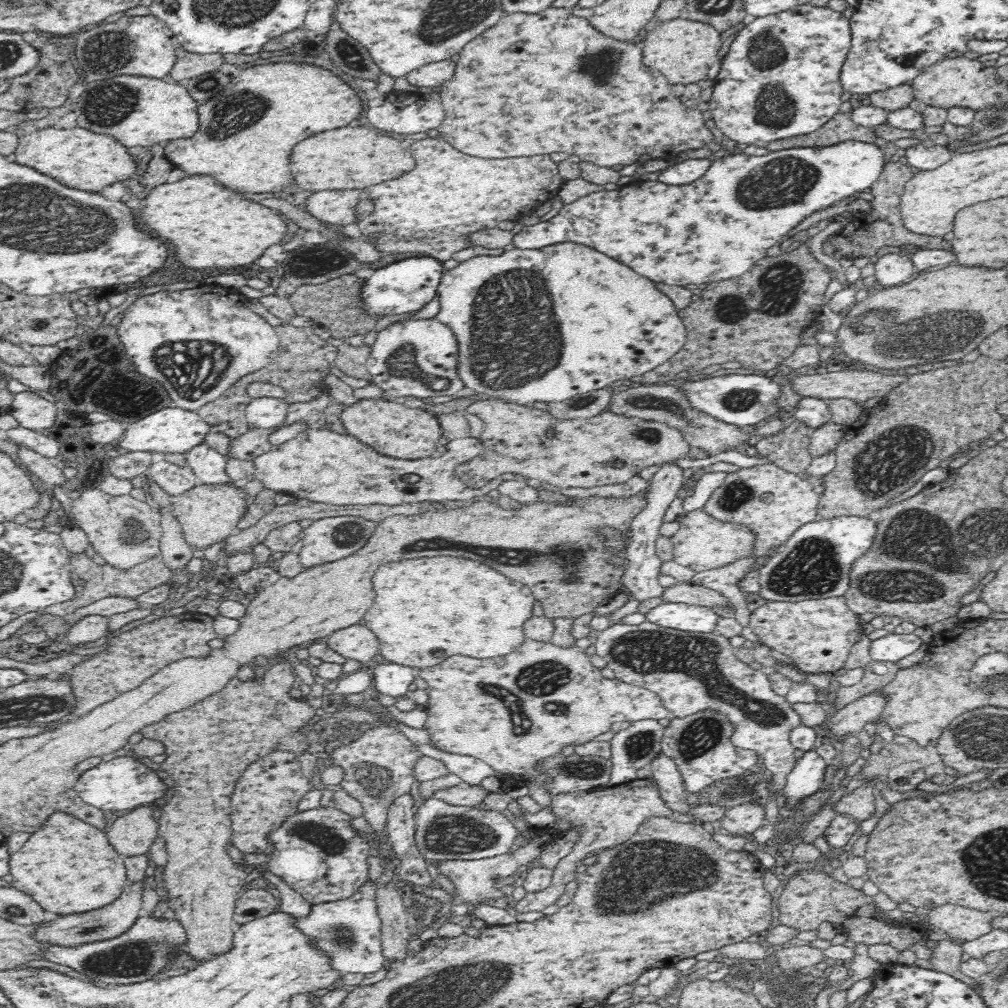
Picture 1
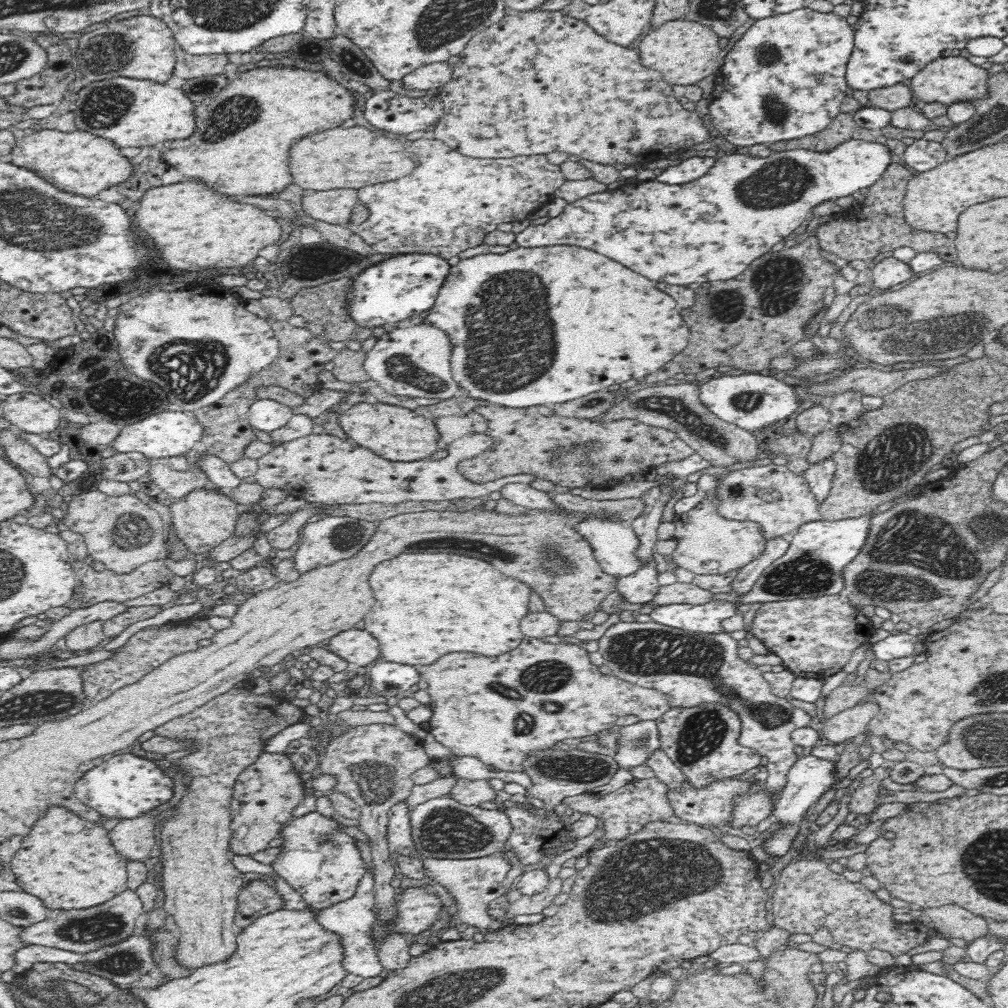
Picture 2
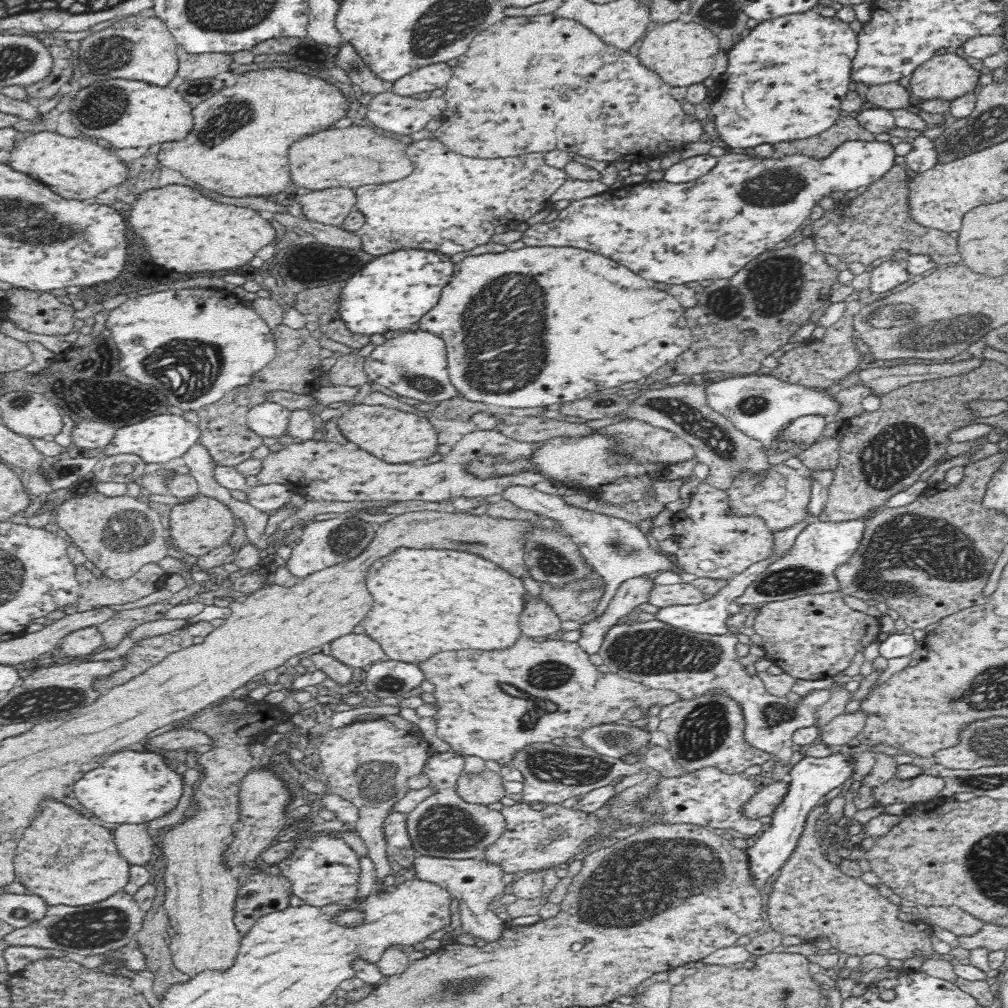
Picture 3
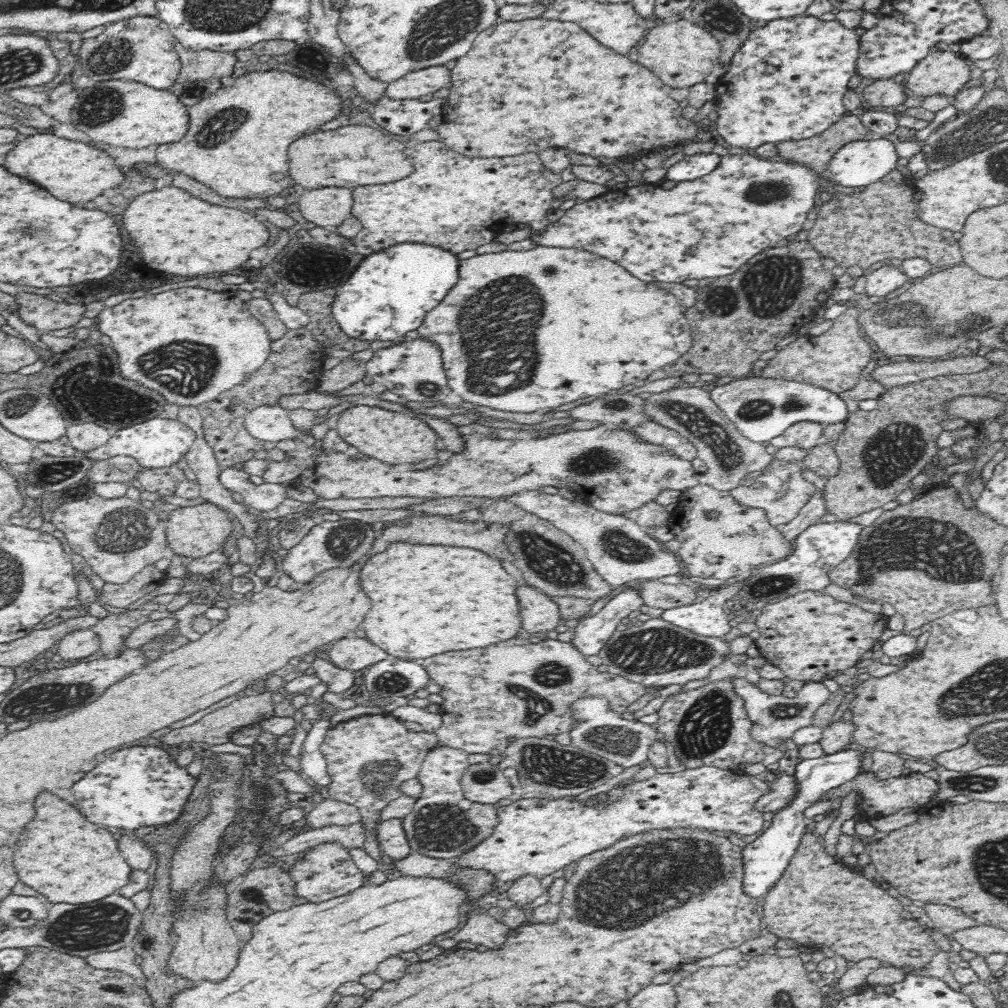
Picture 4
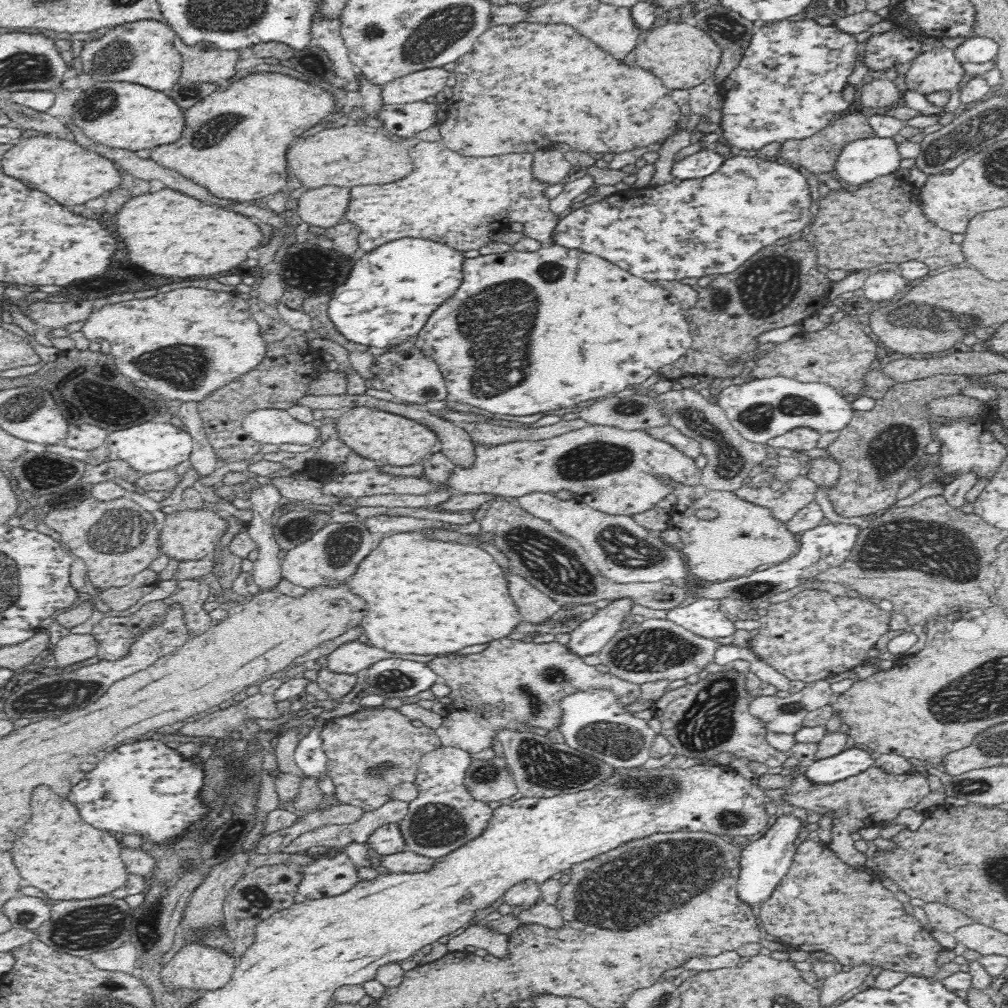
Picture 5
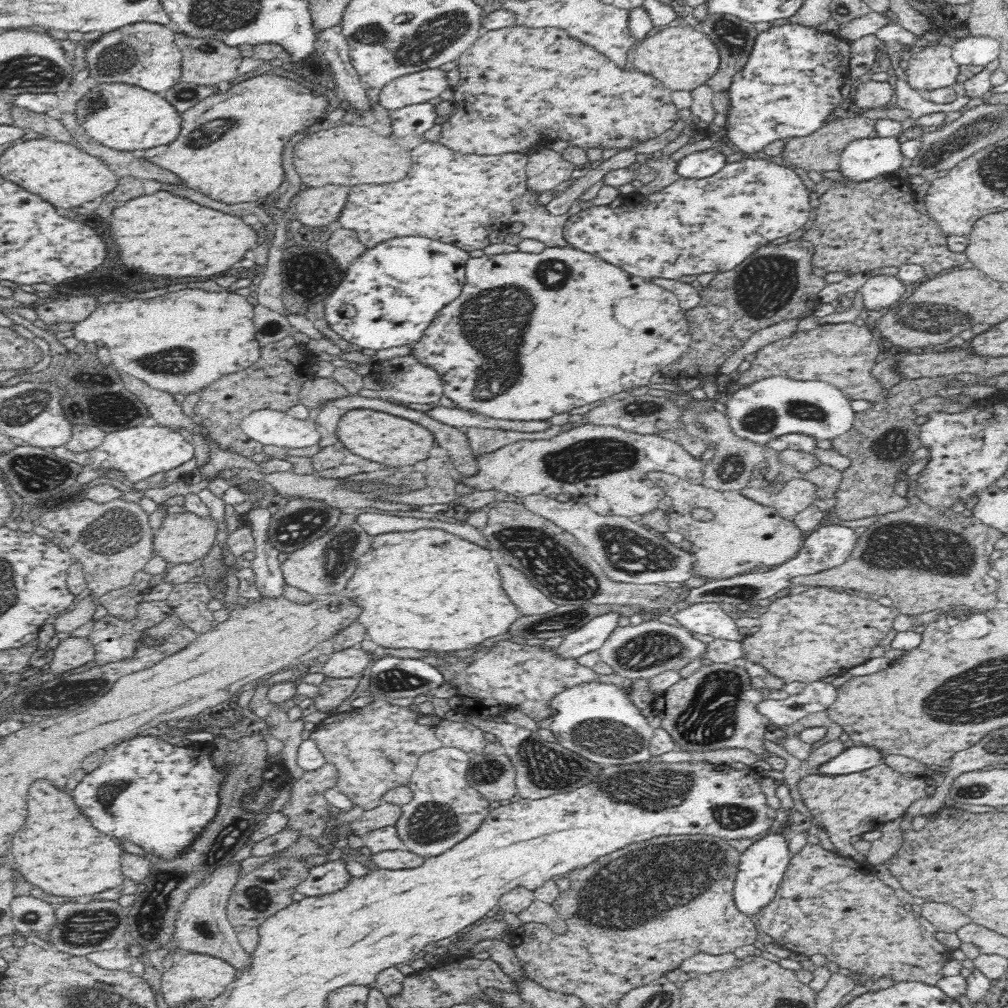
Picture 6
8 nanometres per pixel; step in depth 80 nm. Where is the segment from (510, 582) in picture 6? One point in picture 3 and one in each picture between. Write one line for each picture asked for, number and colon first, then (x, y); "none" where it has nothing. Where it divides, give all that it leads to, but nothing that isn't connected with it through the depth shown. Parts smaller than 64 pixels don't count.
3: (538, 621)
4: (540, 614)
5: (534, 606)

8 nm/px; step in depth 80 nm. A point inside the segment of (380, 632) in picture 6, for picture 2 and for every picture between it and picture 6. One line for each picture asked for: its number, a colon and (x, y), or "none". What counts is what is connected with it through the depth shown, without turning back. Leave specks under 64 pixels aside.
2: (427, 605)
3: (425, 601)
4: (450, 598)
5: (415, 606)

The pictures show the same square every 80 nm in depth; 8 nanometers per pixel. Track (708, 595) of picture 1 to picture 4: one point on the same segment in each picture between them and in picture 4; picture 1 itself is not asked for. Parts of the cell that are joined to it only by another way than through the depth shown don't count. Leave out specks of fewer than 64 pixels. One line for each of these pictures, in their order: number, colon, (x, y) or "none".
2: (677, 592)
3: (680, 593)
4: (654, 593)

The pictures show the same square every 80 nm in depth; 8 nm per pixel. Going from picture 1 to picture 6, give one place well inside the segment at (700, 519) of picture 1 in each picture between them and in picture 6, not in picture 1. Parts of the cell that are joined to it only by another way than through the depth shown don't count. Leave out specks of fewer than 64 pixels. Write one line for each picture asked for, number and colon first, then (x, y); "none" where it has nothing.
2: (708, 544)
3: (717, 544)
4: (739, 538)
5: (743, 536)
6: (743, 535)

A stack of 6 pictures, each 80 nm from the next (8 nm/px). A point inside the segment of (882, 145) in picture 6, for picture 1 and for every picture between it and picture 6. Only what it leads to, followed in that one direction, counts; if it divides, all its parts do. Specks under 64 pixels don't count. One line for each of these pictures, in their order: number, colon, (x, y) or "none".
1: (714, 229)
2: (710, 230)
3: (671, 233)
4: (859, 163)
5: (863, 160)

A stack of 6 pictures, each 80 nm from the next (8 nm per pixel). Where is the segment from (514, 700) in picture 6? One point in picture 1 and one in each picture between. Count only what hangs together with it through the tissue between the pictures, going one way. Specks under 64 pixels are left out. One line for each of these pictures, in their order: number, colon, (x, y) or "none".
1: (464, 718)
2: (469, 716)
3: (482, 697)
4: (490, 694)
5: (514, 682)

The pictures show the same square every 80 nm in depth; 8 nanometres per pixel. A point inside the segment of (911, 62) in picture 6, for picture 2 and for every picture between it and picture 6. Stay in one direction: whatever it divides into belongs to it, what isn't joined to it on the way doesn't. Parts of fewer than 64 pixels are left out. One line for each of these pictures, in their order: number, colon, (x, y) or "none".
2: (950, 79)
3: (947, 76)
4: (941, 72)
5: (938, 69)

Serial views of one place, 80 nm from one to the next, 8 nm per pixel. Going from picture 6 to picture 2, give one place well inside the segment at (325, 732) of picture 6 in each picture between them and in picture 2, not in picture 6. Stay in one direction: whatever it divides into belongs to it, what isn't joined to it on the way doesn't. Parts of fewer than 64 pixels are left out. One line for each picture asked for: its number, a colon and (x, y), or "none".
2: (373, 764)
3: (368, 762)
4: (368, 757)
5: (369, 752)

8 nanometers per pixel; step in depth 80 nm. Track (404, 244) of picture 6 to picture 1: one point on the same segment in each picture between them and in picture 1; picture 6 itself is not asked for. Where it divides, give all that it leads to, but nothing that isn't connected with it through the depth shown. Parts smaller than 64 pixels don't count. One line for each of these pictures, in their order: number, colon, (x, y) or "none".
1: (404, 286)
2: (389, 293)
3: (388, 295)
4: (390, 292)
5: (387, 298)

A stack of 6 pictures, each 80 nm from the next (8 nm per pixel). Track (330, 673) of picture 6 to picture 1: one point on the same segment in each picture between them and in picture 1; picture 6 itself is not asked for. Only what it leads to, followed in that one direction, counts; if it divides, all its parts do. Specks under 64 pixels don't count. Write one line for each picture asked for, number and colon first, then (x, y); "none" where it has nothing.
1: (357, 642)
2: (358, 647)
3: (354, 650)
4: (351, 653)
5: (351, 658)

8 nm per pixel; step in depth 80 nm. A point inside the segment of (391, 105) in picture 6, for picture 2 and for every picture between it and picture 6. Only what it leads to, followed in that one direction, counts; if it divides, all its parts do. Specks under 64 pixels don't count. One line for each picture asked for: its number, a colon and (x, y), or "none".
2: (433, 76)
3: (427, 79)
4: (420, 83)
5: (418, 86)

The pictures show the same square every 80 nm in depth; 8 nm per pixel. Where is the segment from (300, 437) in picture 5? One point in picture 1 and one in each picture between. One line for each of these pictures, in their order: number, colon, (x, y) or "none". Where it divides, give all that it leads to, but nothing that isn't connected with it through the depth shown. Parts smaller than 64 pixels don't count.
1: (265, 413)
2: (266, 415)
3: (268, 420)
4: (267, 423)

